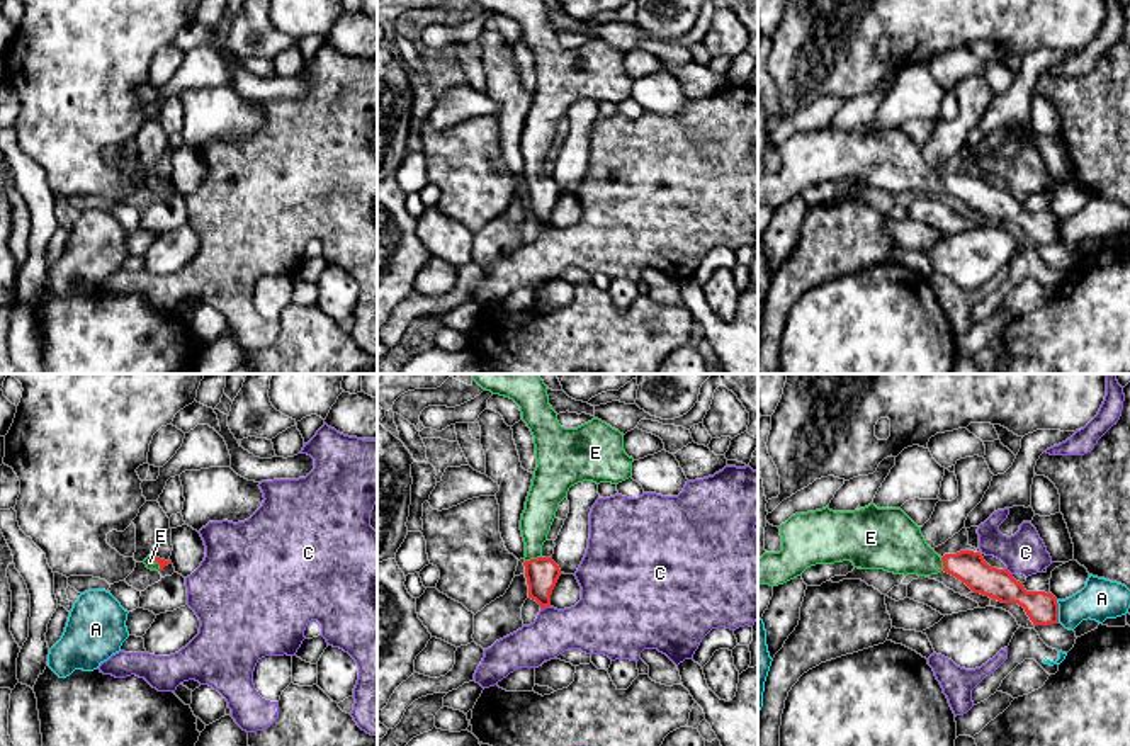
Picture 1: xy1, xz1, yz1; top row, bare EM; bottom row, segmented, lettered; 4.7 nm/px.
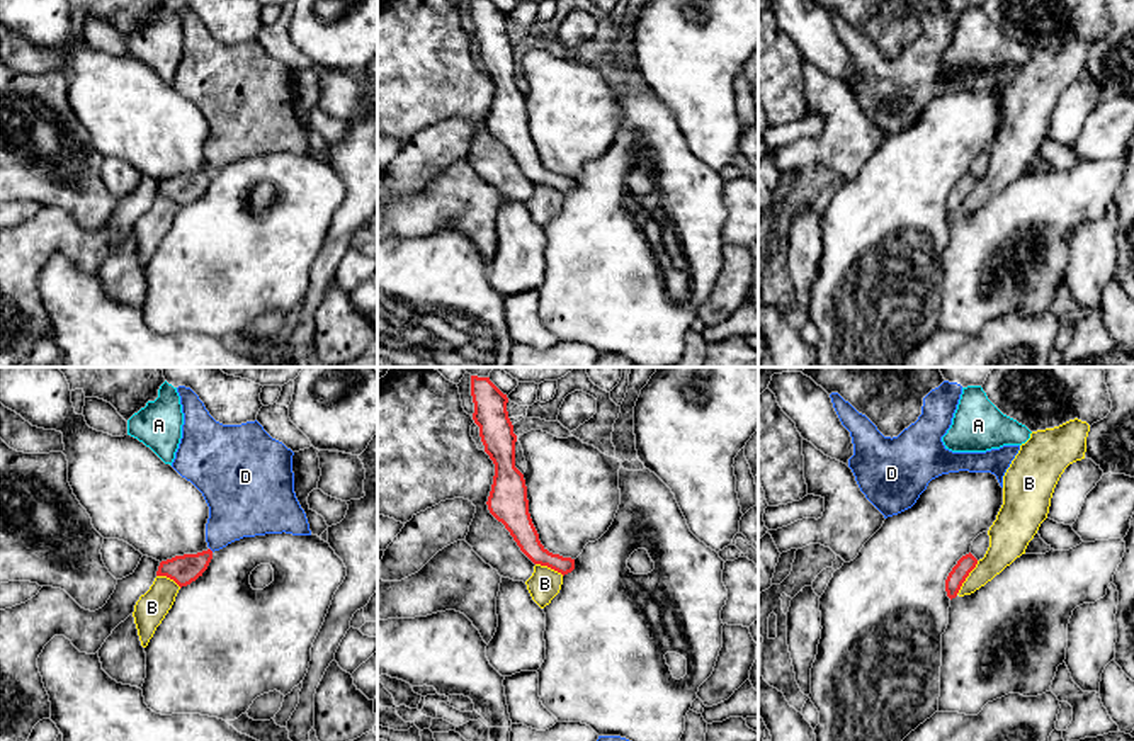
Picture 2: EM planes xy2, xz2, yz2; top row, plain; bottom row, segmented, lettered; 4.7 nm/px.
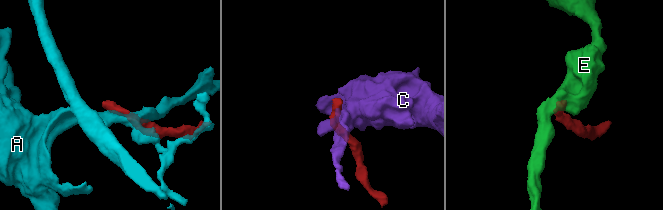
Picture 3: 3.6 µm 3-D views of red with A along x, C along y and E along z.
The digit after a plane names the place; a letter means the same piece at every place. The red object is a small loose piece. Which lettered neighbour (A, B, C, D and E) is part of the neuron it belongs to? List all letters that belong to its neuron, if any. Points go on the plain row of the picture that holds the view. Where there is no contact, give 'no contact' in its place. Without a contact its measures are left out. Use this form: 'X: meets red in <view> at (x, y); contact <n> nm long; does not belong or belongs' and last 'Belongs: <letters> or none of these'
A: meets red in yz1 at (1057, 231); contact 110 nm long; does not belong
B: meets red in yz2 at (966, 196); contact 190 nm long; does not belong
C: meets red in xz1 at (544, 226); contact 50 nm long; does not belong
D: no contact; does not belong
E: meets red in xz1 at (532, 179); contact 80 nm long; belongs
Belongs: E

